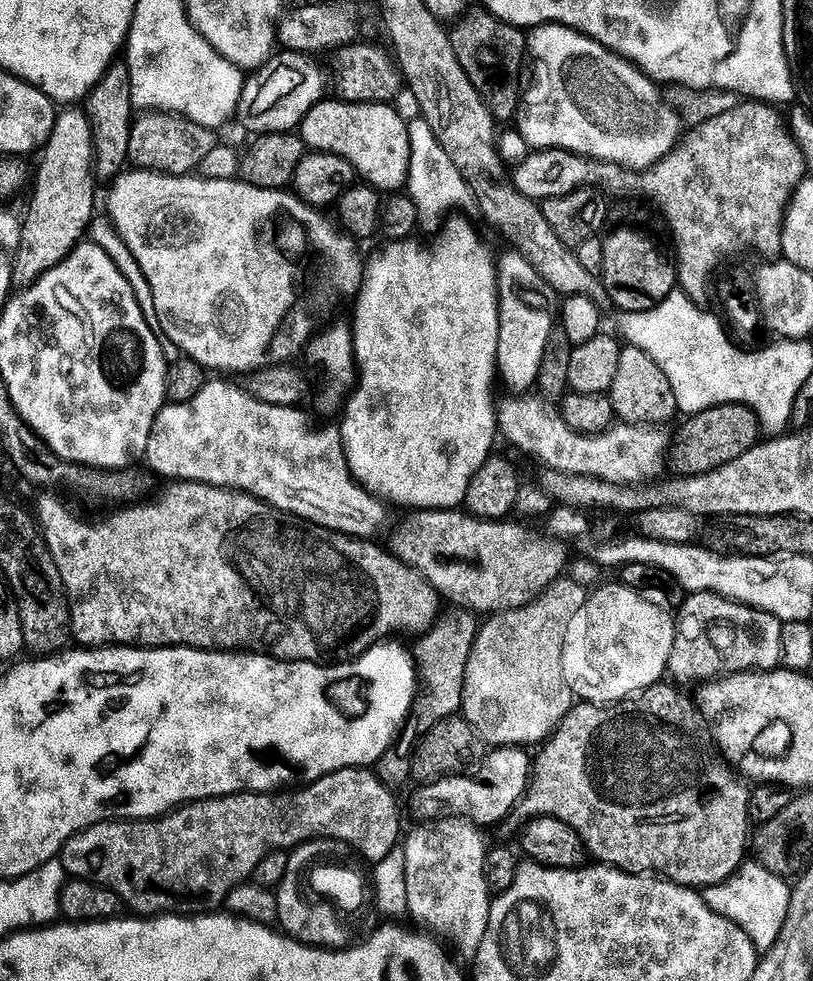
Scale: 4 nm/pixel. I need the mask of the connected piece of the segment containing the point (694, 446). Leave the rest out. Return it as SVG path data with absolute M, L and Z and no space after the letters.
M725 404L693 415L686 420L676 440L681 445L668 454L668 466L680 476L700 476L728 465L759 443L761 428L757 416L743 404Z

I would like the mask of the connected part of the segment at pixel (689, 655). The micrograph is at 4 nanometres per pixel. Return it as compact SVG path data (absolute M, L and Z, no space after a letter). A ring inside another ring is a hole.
M693 592L678 610L674 650L670 654L668 672L673 676L673 681L681 680L688 684L691 680L708 682L721 674L781 667L783 629L784 624L774 618L774 614L736 600L727 600L713 592Z

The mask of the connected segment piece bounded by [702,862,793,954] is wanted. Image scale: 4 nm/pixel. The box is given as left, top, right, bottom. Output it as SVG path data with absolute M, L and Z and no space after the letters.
M745 862L728 880L703 889L702 895L710 910L738 925L750 938L757 953L765 954L779 940L790 908L792 891L785 877L770 874L770 870L766 870L761 864Z

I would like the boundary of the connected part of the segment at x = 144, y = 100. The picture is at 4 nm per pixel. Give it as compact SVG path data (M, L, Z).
M195 28L184 34L184 42L190 46L180 46L178 52L178 48L168 48L166 44L166 52L162 52L162 56L152 64L152 68L144 74L138 74L136 84L140 88L131 92L133 107L138 110L144 108L150 110L149 112L178 115L203 128L218 130L237 113L246 81L245 73L220 55Z

